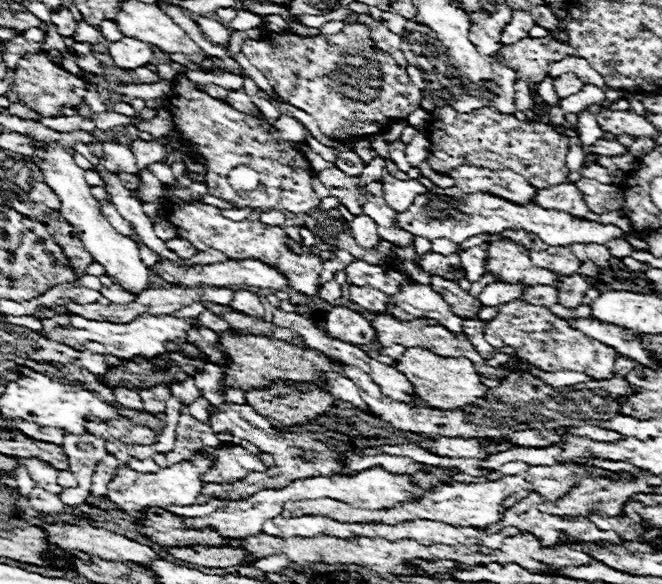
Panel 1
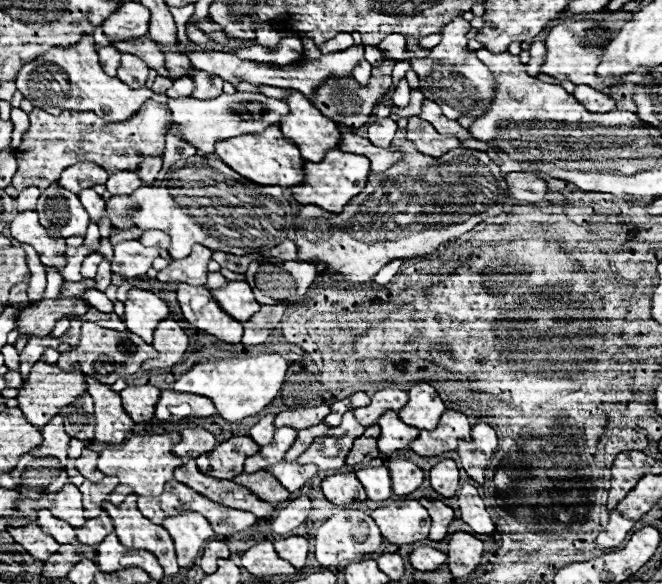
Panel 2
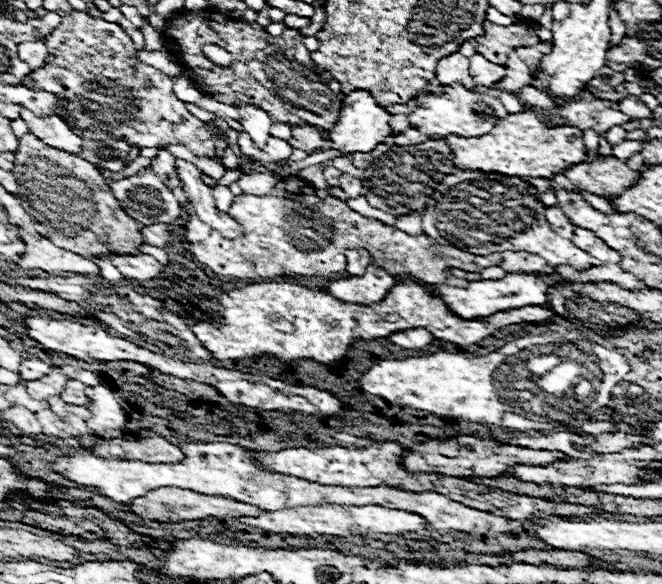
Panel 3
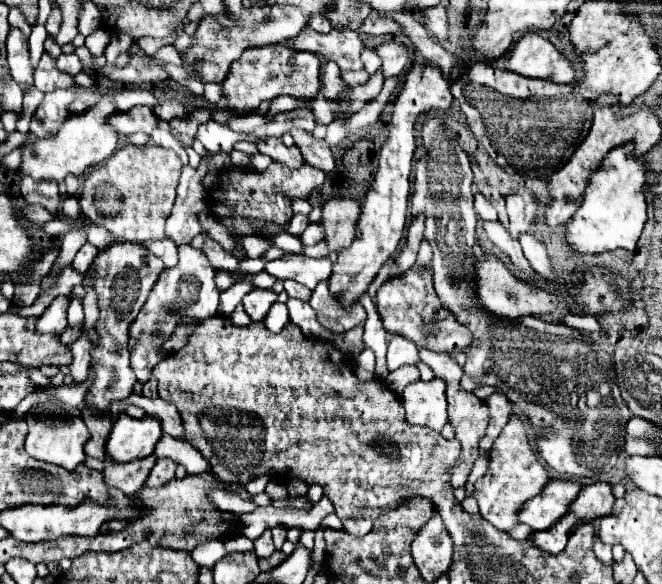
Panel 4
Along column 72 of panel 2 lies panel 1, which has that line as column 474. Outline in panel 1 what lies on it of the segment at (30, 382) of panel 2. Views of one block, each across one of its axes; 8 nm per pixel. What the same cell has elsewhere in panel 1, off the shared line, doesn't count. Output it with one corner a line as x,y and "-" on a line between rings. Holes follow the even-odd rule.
408,348
402,356
394,360
392,368
402,372
412,382
416,400
436,410
452,410
458,406
474,404
488,390
480,382
480,374
476,374
476,370
470,368
470,362
466,358
442,358
426,348

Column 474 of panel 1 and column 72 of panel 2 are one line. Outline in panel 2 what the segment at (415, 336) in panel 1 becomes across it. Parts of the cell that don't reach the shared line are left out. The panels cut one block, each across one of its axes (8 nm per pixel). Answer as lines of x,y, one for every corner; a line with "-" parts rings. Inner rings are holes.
92,322
84,324
82,326
82,336
80,336
80,344
66,352
66,354
60,354
60,360
58,360
58,366
62,370
70,370
74,366
80,368
80,372
96,378
98,382
102,384
114,384
118,378
124,378
124,376
130,376
130,374
136,374
142,366
142,362
150,360
150,358
156,358
158,352
154,350
154,346
146,344
140,336
134,336
132,332
114,332
114,330
106,330
106,328
100,328

